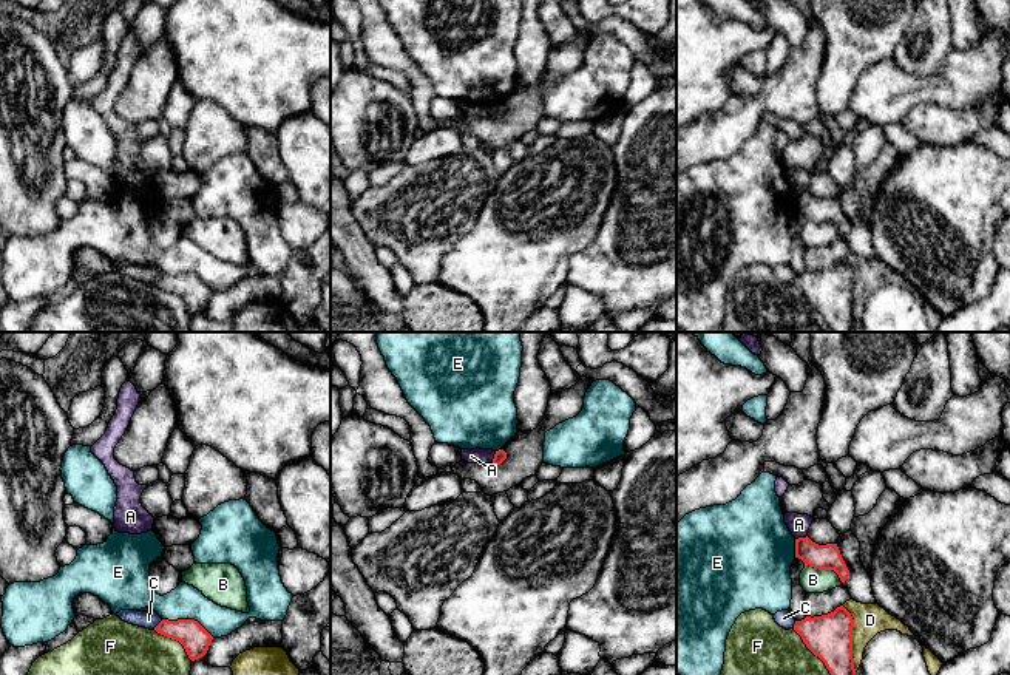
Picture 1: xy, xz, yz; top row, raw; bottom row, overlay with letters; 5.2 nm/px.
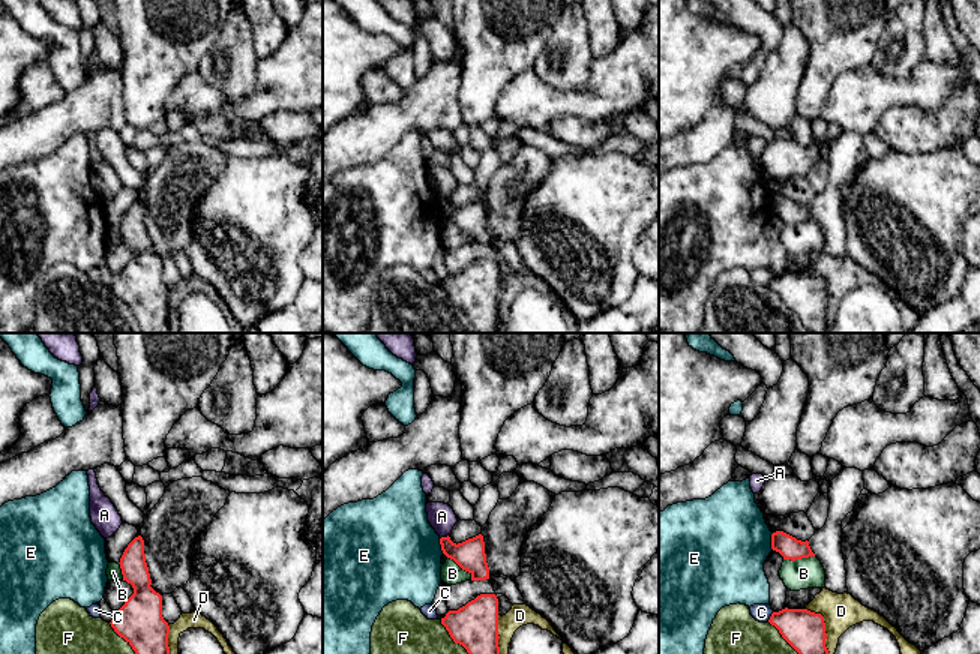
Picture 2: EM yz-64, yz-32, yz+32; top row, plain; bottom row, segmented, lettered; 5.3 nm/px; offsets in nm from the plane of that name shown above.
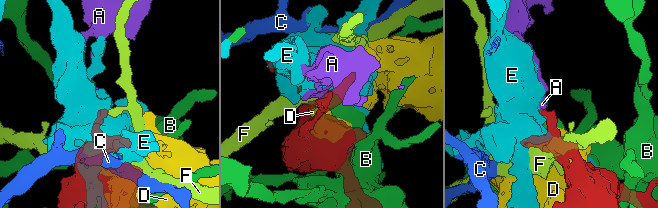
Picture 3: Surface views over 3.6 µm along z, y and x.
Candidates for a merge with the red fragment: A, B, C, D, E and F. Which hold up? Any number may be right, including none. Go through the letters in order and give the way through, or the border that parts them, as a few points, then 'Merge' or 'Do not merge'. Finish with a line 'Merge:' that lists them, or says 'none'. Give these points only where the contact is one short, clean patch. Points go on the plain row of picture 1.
A: Boundary: xz (496, 105), (491, 116). Do not merge
B: Do not merge
C: Do not merge
D: Do not merge
E: Do not merge
F: Do not merge
Merge: none

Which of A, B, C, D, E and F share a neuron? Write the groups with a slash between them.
A / B / C / D / E / F

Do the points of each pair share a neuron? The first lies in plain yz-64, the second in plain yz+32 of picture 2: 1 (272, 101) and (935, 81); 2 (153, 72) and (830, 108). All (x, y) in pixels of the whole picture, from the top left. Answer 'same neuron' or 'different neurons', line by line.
1: same neuron
2: different neurons

